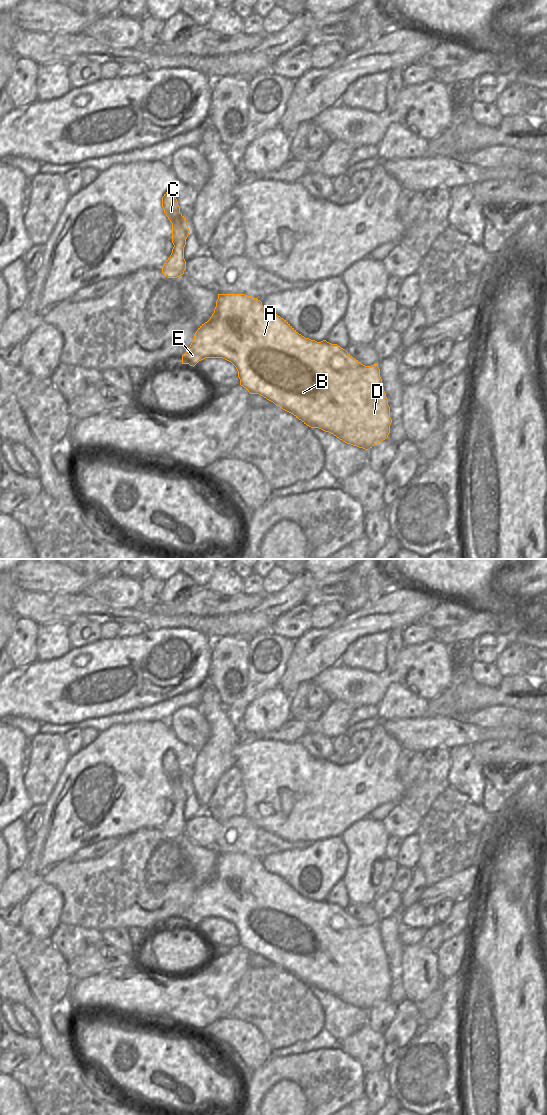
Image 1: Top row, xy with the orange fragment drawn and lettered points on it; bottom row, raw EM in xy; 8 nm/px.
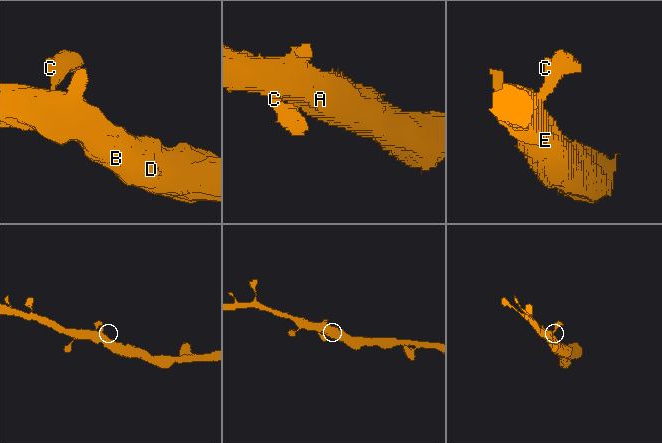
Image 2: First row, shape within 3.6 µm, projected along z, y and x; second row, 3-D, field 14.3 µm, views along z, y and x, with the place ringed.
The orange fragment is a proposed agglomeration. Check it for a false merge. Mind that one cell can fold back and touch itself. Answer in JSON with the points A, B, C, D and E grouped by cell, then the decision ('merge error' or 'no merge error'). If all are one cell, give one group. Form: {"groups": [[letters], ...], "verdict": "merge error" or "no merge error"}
{"groups": [["A", "B", "C", "D", "E"]], "verdict": "no merge error"}

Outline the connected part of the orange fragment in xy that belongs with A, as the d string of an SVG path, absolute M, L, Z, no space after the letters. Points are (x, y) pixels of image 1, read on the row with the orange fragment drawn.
M218 294L214 313L210 319L202 324L196 331L190 347L186 353L182 355L182 364L189 364L190 366L194 367L199 361L205 358L223 358L231 362L238 371L240 385L243 386L250 394L259 394L263 396L267 400L273 402L276 406L279 406L283 410L293 414L307 426L311 428L319 428L325 432L329 432L347 444L369 450L375 444L388 438L392 419L390 417L390 407L388 405L388 399L382 385L378 364L365 366L337 344L331 344L326 340L317 342L315 340L305 338L299 334L286 320L277 314L271 314L267 312L264 309L262 302L257 298L253 298L245 294Z

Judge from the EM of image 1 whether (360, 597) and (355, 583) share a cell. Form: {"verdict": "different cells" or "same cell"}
{"verdict": "same cell"}

